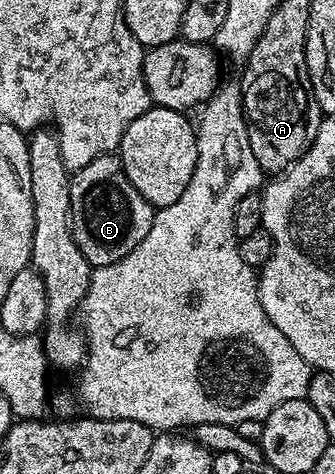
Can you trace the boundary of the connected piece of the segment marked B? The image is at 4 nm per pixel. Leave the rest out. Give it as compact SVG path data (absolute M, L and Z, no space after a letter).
M105 154L82 166L70 180L72 237L92 268L126 258L150 234L154 209L128 180L119 155Z

